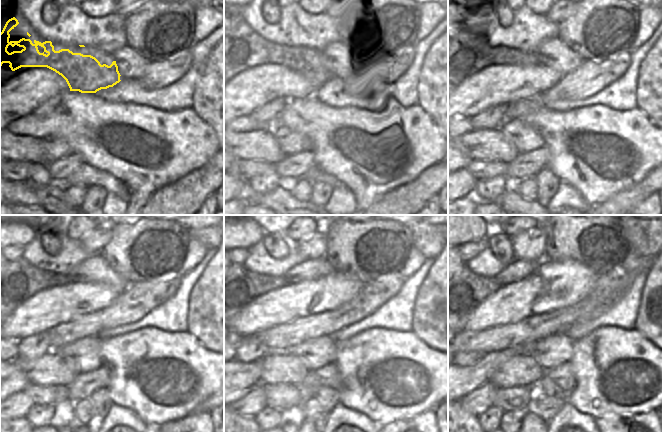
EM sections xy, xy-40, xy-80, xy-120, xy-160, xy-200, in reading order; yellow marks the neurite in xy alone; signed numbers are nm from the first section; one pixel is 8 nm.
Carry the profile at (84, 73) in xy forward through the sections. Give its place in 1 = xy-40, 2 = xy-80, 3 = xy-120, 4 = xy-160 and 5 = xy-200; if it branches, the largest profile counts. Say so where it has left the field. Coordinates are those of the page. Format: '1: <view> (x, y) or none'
1: xy-40 (300, 62)
2: xy-80 (474, 62)
3: xy-120 (28, 285)
4: xy-160 (257, 284)
5: xy-200 (480, 287)

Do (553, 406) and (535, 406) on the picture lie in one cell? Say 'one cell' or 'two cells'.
one cell

